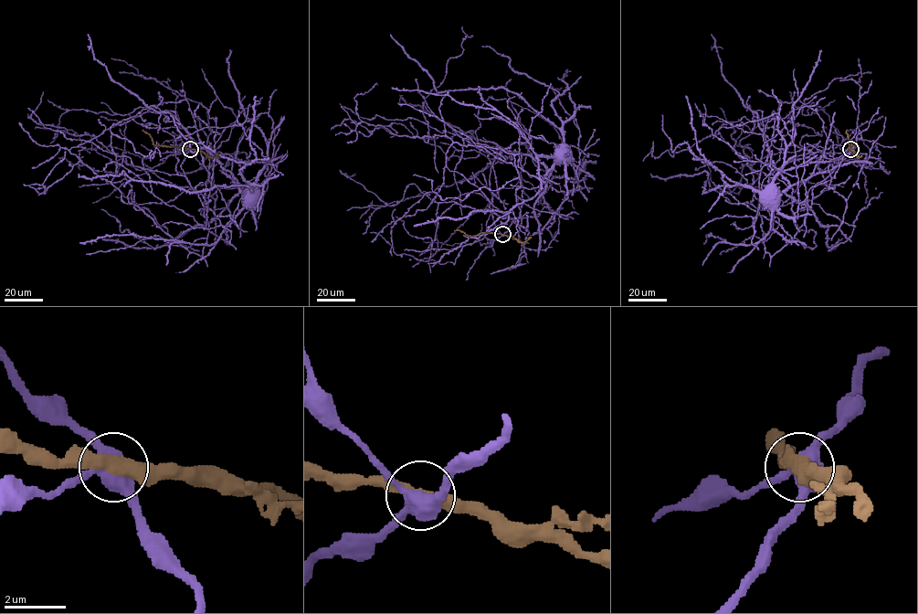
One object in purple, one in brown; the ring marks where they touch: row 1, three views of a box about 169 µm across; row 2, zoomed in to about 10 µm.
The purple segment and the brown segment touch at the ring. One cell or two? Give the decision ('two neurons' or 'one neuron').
one neuron

